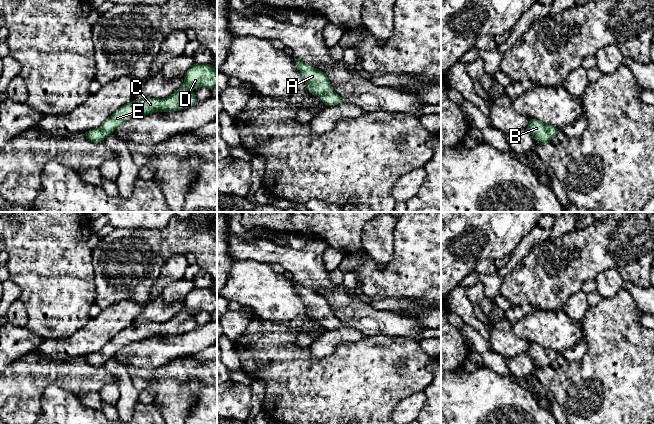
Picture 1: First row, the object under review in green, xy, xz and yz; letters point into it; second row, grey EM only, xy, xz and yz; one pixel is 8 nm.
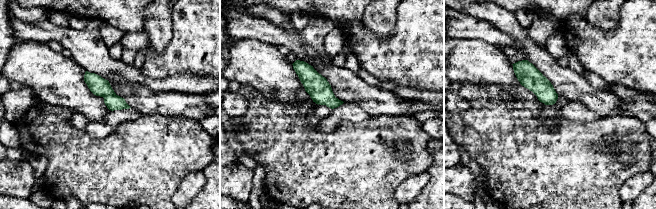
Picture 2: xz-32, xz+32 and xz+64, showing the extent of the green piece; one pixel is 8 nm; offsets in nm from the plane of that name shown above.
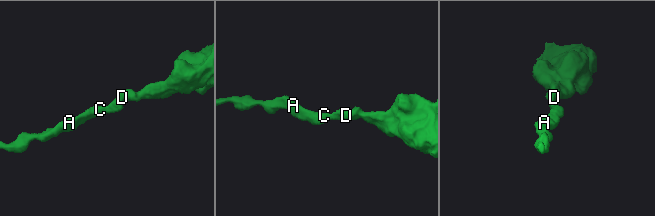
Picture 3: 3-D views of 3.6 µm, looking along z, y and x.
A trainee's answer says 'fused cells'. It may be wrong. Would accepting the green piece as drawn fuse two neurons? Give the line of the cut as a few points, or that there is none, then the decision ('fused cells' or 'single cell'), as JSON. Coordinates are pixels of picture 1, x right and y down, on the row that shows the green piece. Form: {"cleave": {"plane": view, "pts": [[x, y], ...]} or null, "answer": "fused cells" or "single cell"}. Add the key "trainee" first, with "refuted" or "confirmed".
{"trainee": "refuted", "cleave": null, "answer": "single cell"}

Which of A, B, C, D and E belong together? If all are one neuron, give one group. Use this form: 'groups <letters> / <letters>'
groups A B C D E

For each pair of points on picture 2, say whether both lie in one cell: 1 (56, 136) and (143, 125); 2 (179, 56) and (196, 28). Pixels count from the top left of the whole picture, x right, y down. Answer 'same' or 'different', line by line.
1: same
2: same

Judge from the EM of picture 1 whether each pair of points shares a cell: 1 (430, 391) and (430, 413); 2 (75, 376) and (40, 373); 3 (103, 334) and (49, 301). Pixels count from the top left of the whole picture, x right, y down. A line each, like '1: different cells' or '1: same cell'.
1: same cell
2: same cell
3: different cells

